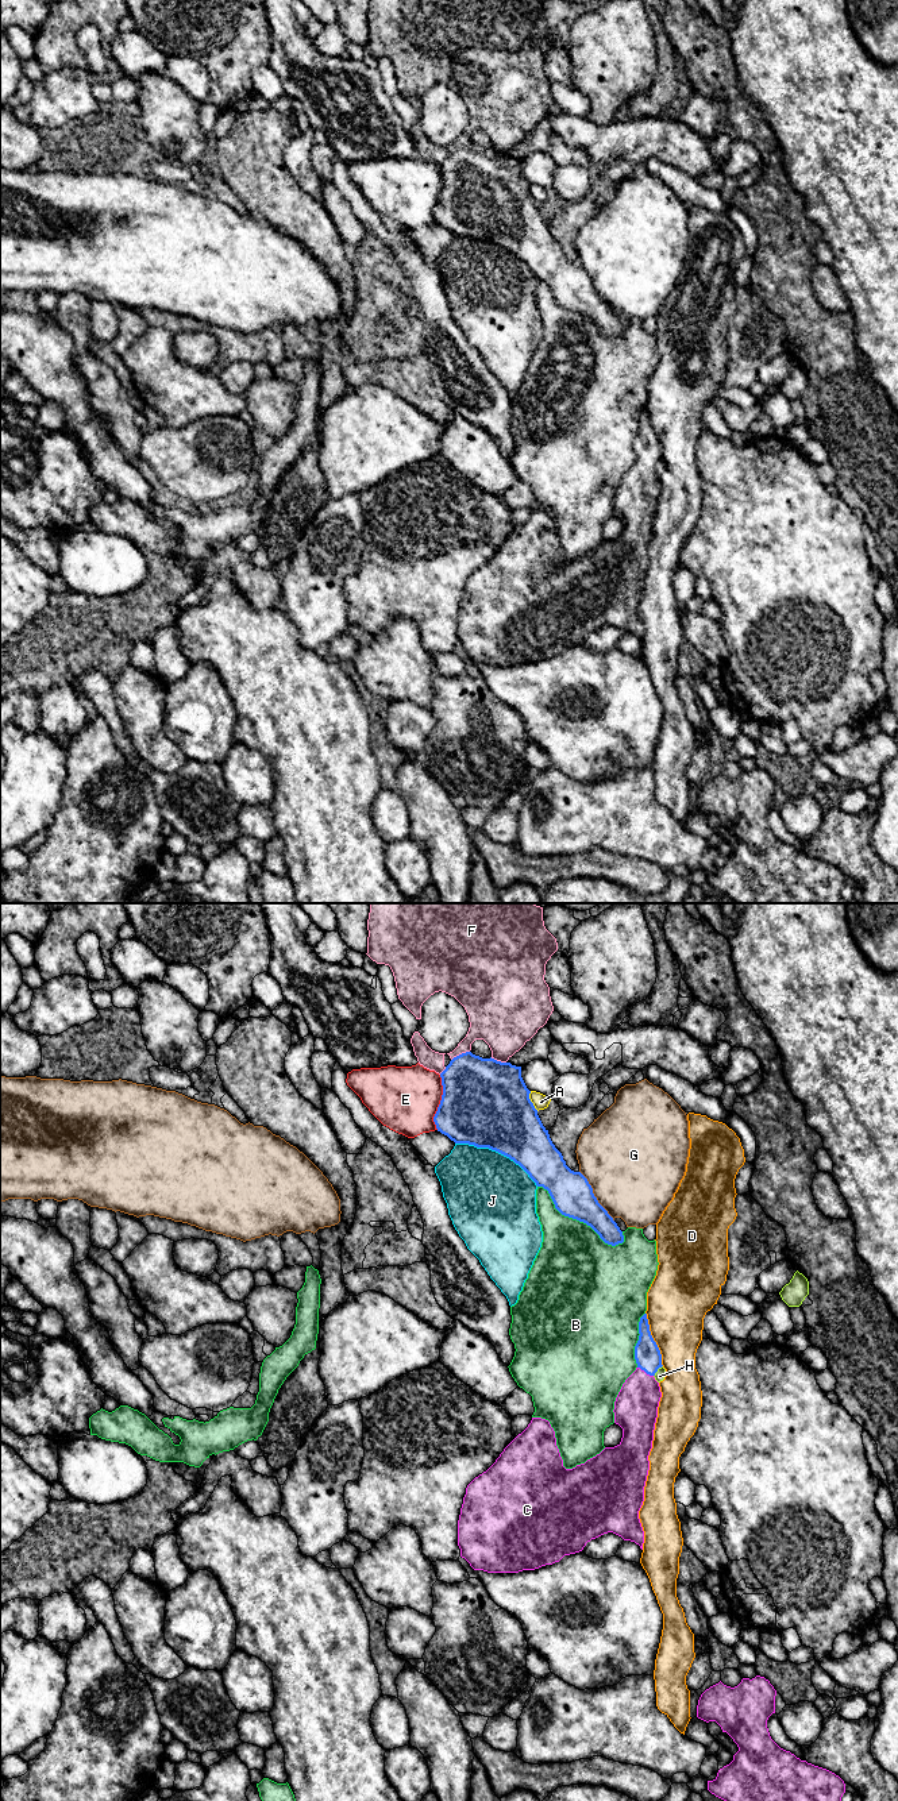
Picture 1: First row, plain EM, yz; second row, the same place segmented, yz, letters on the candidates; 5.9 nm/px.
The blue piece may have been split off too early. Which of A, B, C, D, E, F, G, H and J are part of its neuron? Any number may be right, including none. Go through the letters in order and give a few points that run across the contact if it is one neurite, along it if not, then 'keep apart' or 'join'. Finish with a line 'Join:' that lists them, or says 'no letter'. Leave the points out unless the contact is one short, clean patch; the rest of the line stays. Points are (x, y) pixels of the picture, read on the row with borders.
A: keep apart
B: keep apart
C: yz (647, 1354), (646, 1372), (636, 1404) | join
D: keep apart
E: keep apart
F: keep apart
G: keep apart
H: yz (662, 1365), (654, 1376) | keep apart
J: keep apart
Join: C

